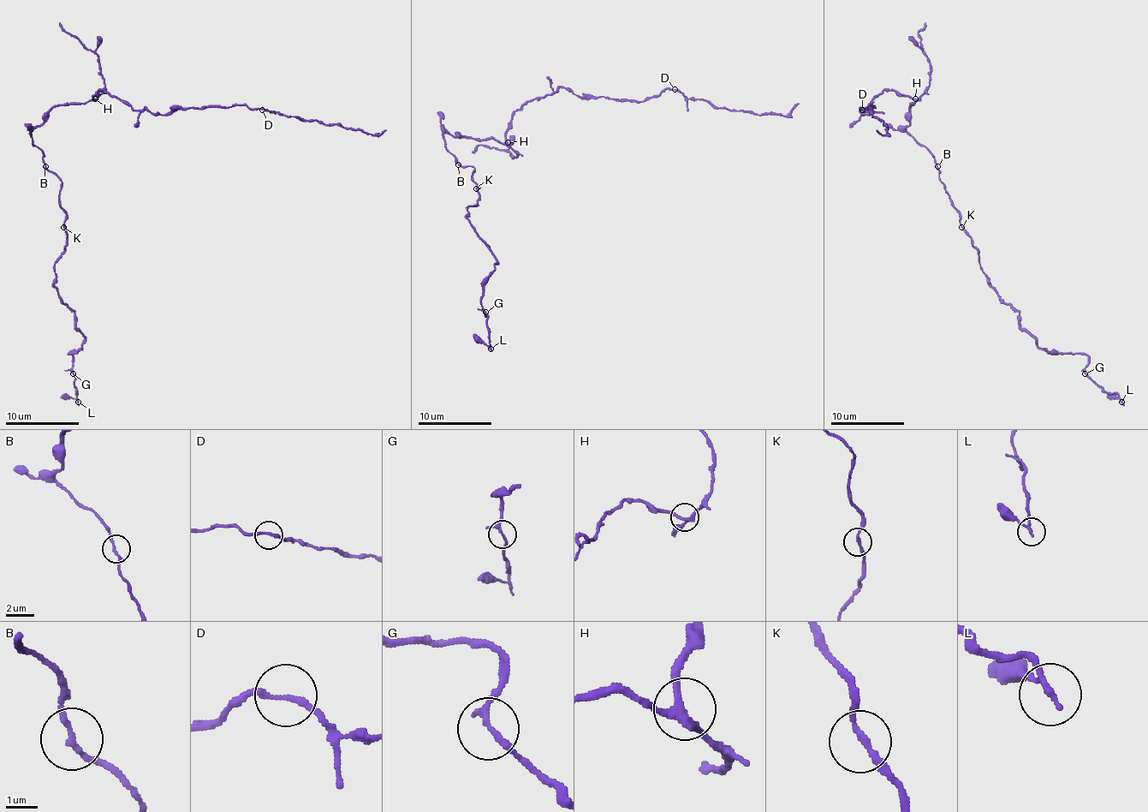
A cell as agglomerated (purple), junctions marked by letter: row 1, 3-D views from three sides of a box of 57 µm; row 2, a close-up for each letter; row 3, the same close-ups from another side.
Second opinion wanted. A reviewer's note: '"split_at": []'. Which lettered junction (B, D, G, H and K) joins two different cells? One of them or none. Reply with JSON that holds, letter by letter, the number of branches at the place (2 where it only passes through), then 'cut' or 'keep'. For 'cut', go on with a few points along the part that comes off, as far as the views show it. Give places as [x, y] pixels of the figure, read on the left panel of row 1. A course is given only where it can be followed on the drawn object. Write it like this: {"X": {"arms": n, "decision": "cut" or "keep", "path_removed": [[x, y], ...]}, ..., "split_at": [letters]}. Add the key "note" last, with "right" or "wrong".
{"B": {"arms": 2, "decision": "keep"}, "D": {"arms": 2, "decision": "keep"}, "G": {"arms": 3, "decision": "keep"}, "H": {"arms": 3, "decision": "keep"}, "K": {"arms": 2, "decision": "keep"}, "split_at": [], "note": "right"}

